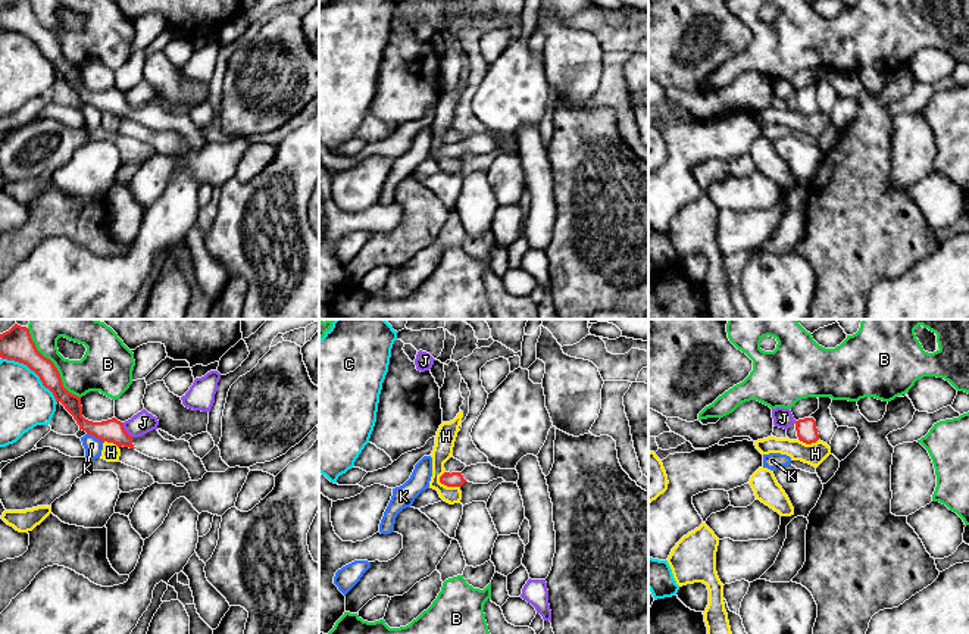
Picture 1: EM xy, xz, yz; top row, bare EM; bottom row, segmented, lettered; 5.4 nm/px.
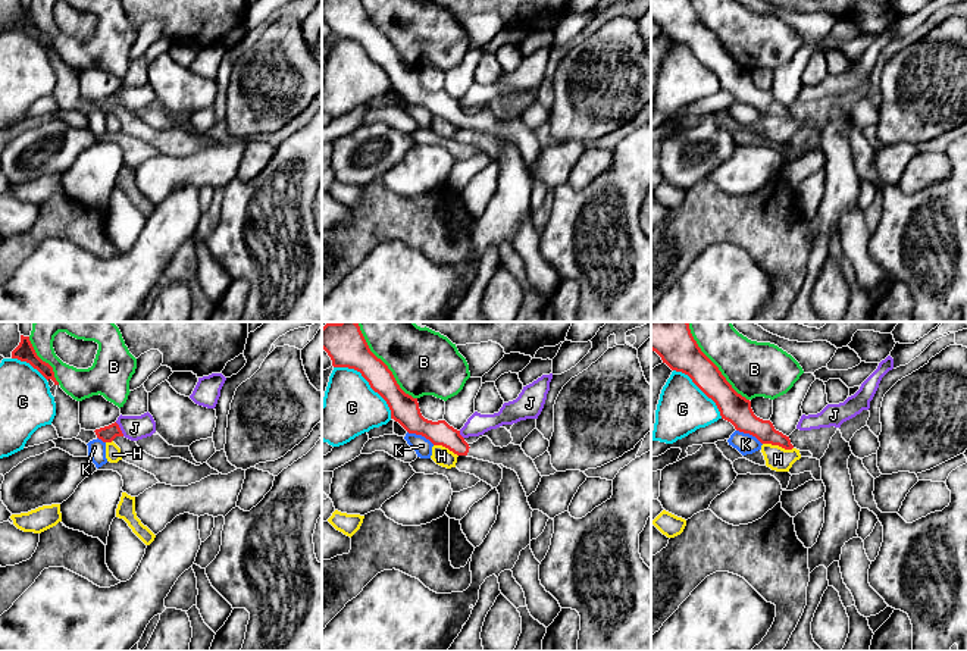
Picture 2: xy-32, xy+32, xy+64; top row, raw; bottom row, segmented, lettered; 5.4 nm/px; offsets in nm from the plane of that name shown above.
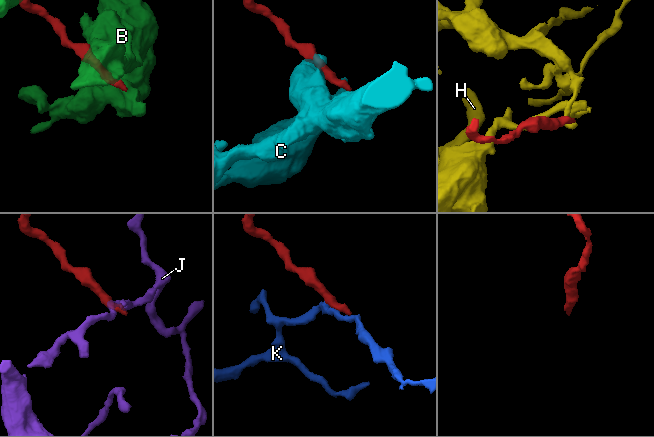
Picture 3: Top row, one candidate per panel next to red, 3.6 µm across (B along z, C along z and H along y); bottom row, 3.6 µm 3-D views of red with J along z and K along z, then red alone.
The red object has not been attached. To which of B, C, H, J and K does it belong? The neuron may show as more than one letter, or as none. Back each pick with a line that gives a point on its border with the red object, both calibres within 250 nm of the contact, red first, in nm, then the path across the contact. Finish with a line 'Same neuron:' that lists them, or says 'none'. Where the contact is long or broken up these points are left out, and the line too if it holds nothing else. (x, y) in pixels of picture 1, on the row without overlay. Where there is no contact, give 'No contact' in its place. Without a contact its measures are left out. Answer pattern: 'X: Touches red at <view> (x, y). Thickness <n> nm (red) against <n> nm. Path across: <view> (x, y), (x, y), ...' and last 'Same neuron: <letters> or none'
Same neuron: none

